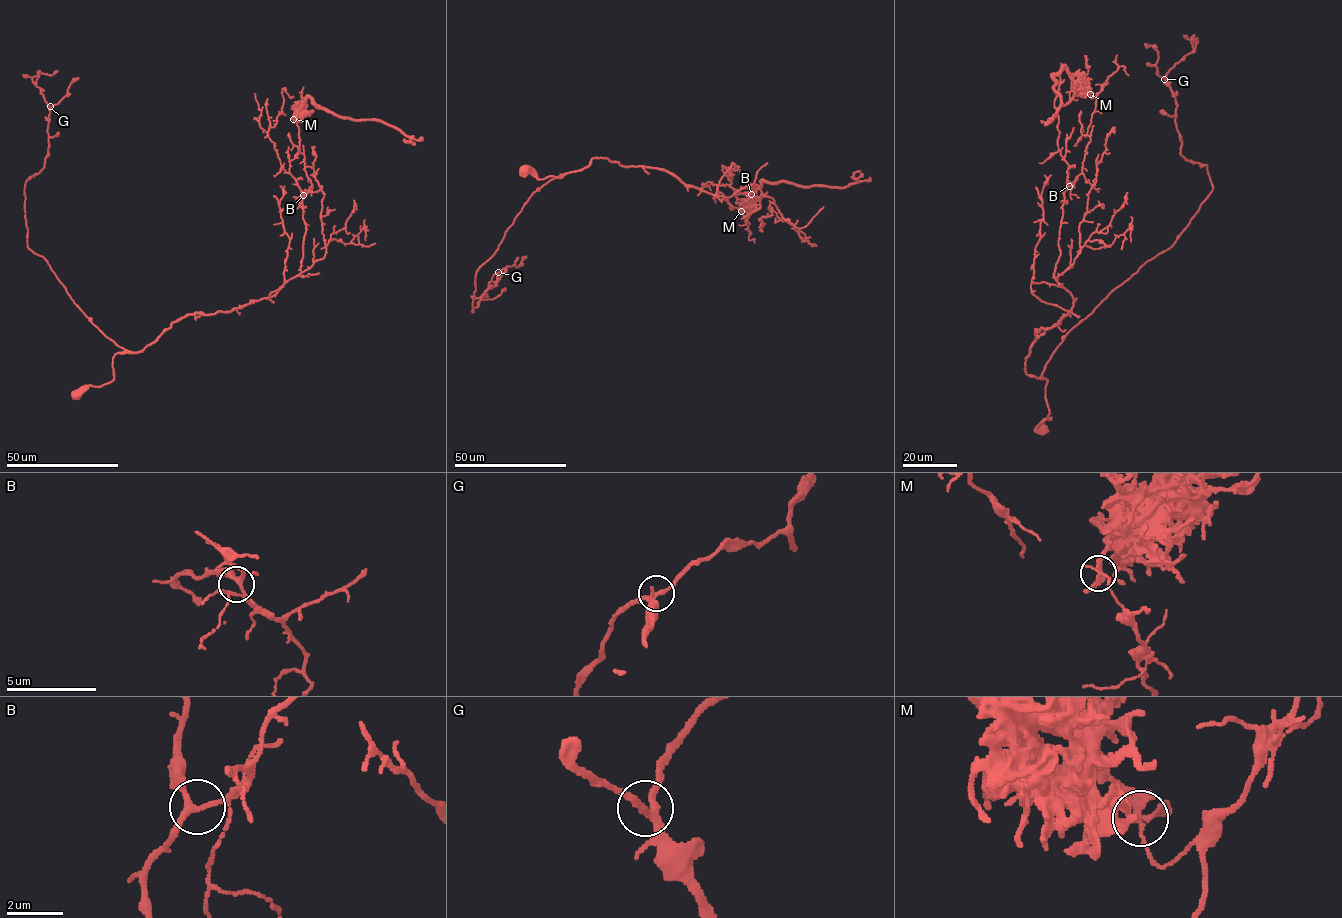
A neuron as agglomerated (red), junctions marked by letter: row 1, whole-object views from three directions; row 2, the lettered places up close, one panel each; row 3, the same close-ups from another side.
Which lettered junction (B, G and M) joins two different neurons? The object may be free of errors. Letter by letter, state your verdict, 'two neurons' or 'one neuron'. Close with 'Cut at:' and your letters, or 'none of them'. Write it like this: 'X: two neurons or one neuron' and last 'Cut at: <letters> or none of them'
B: one neuron
G: one neuron
M: two neurons
Cut at: M

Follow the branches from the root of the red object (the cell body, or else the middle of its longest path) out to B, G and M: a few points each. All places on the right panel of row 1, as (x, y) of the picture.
B: (1041, 429), (1050, 419), (1046, 380), (1027, 374), (1025, 359), (1035, 331), (1073, 305), (1054, 275), (1069, 186)
G: (1041, 429), (1050, 419), (1042, 373), (1062, 339), (1166, 251), (1212, 189), (1207, 167), (1181, 154), (1164, 79)
M: (1041, 429), (1046, 380), (1025, 359), (1073, 305), (1054, 271), (1090, 94)

